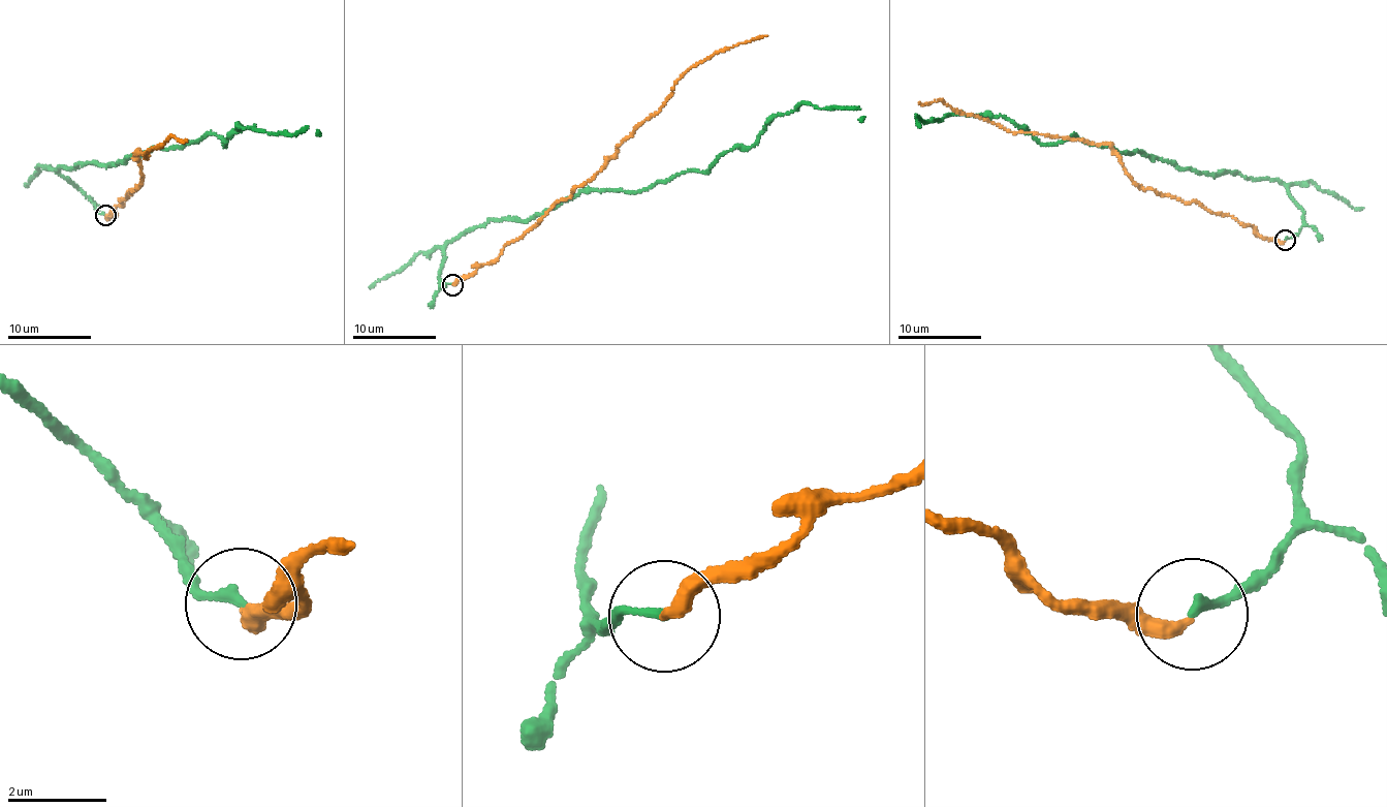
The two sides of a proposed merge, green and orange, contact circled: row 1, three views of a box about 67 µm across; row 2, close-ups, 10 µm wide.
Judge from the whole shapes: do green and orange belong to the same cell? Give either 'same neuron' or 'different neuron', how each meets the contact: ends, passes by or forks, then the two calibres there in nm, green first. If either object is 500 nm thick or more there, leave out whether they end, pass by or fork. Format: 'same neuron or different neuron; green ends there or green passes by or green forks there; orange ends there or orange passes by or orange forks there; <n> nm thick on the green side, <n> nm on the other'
different neuron; green ends there; orange ends there; 170 nm thick on the green side, 280 nm on the other

